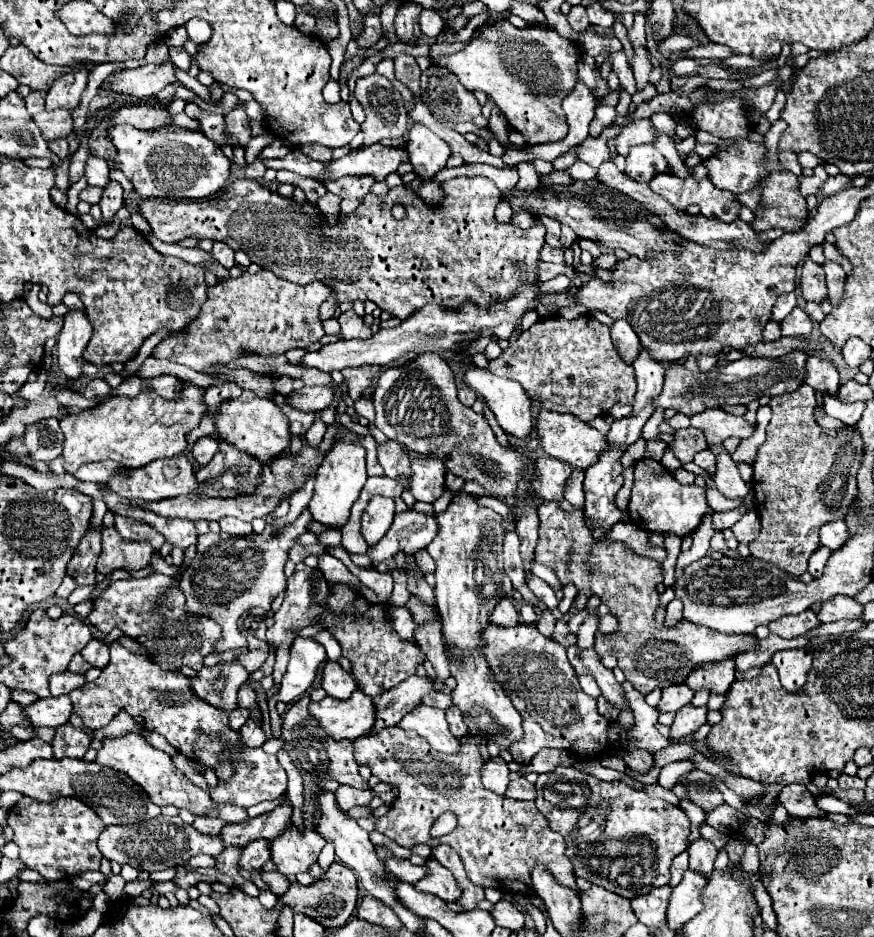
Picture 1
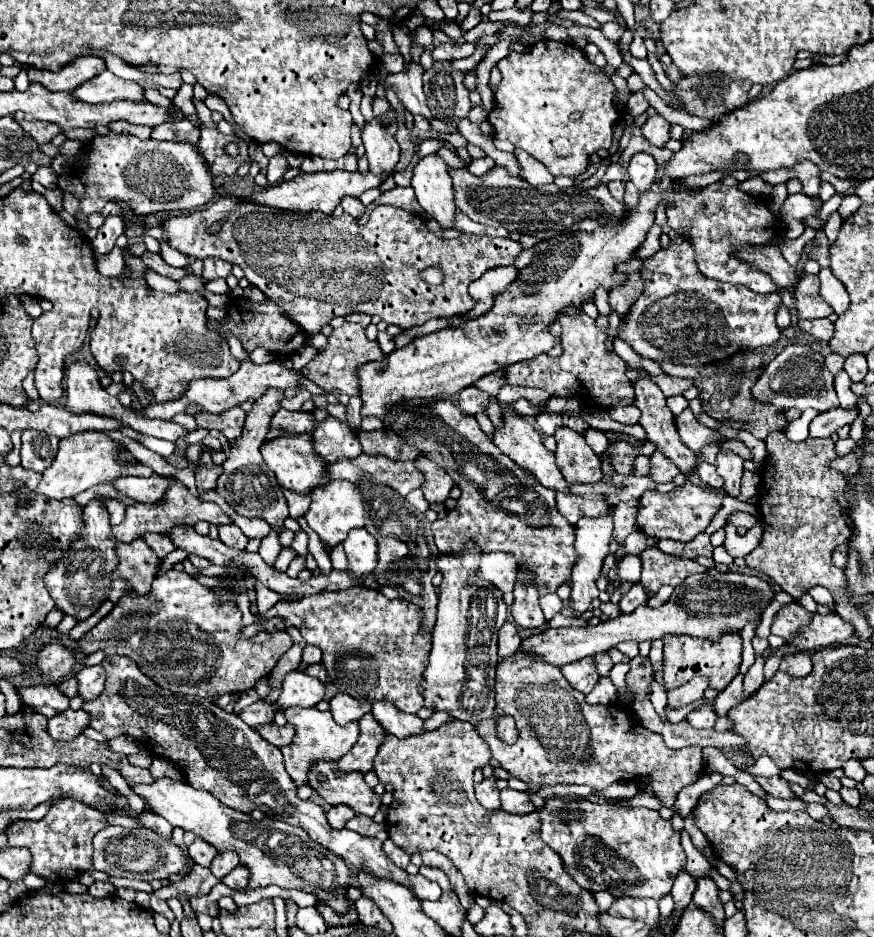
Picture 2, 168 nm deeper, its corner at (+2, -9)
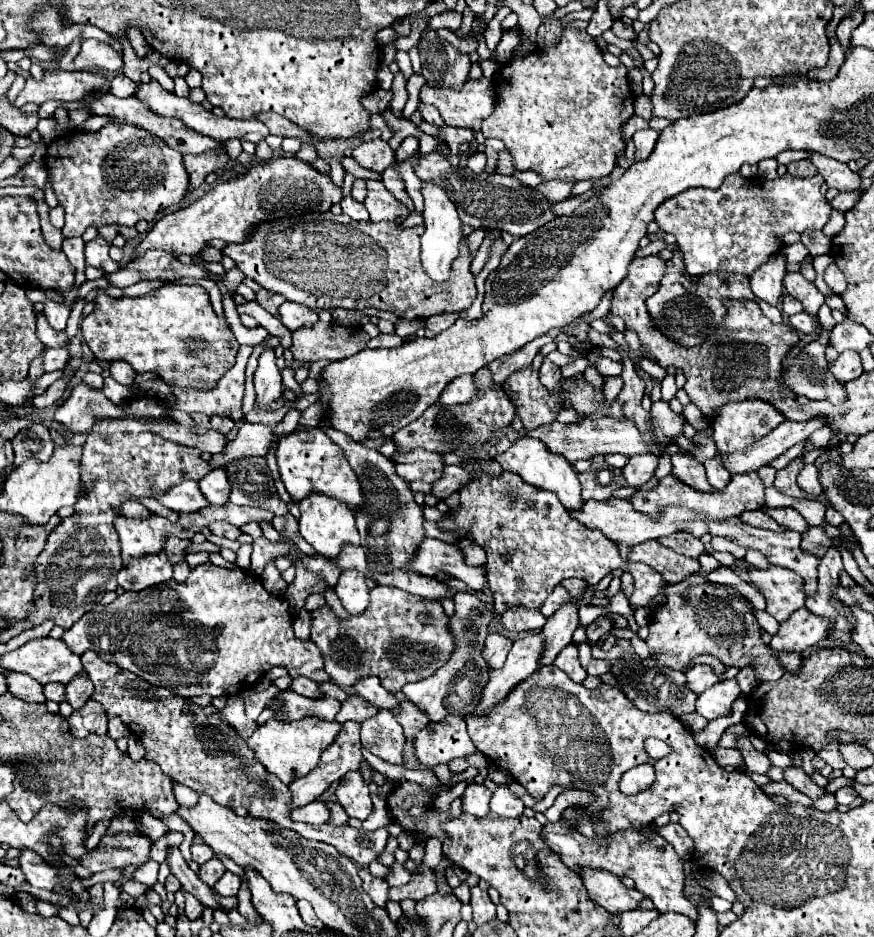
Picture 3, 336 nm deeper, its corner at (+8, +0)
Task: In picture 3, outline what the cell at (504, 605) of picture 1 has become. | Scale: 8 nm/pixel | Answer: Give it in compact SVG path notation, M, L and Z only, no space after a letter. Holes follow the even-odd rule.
M490 633L486 637L486 647L484 647L484 661L488 663L490 669L500 669L504 665L504 659L508 655L512 647L512 641L506 639L504 635L500 633Z

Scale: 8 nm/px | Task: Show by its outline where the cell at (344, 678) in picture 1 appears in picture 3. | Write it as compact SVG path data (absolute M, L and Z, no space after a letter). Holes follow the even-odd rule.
M350 695L344 703L342 703L342 709L338 711L336 715L336 721L338 723L346 723L346 721L356 721L356 723L362 723L364 719L376 715L378 709L372 707L368 701L360 699L358 695Z

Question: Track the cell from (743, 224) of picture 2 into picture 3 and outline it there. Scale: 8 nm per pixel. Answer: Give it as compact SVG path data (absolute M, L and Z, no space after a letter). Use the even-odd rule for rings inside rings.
M740 173L728 175L720 189L688 189L666 199L656 209L656 223L664 233L676 237L690 275L714 271L740 273L750 277L768 257L782 249L782 237L790 231L820 231L832 207L820 193L822 175L792 177L786 173L774 181L746 179Z

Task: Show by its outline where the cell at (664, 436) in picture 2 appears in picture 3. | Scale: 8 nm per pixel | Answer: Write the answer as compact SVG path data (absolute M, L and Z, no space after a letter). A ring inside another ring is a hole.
M672 455L672 475L688 483L690 487L696 487L696 491L714 491L714 487L706 479L704 465L700 465L690 455Z

